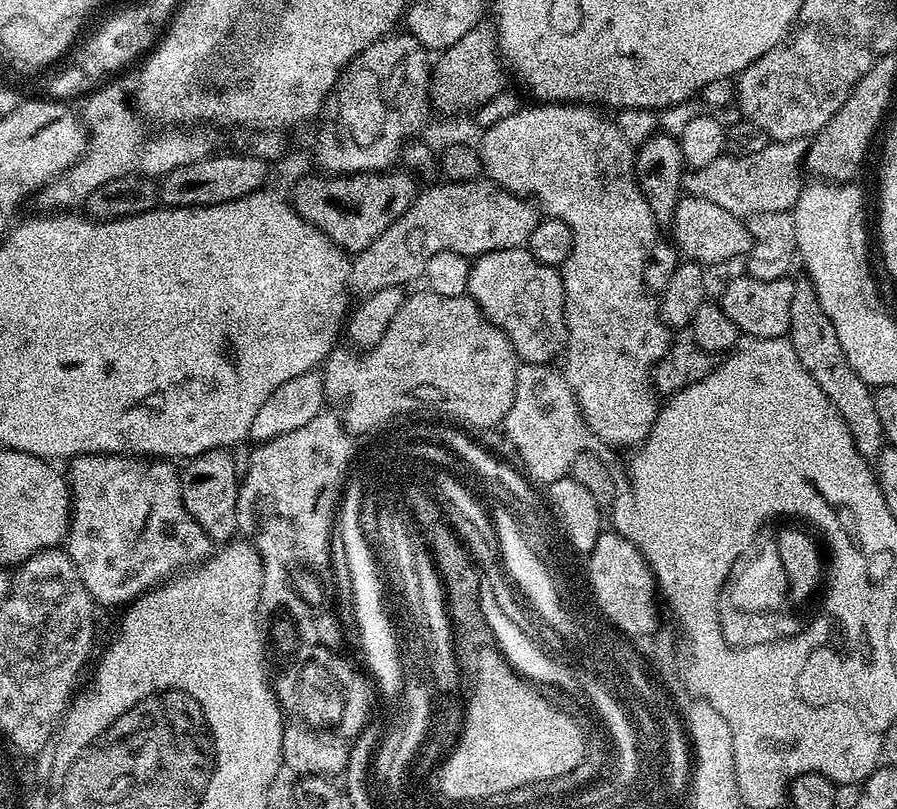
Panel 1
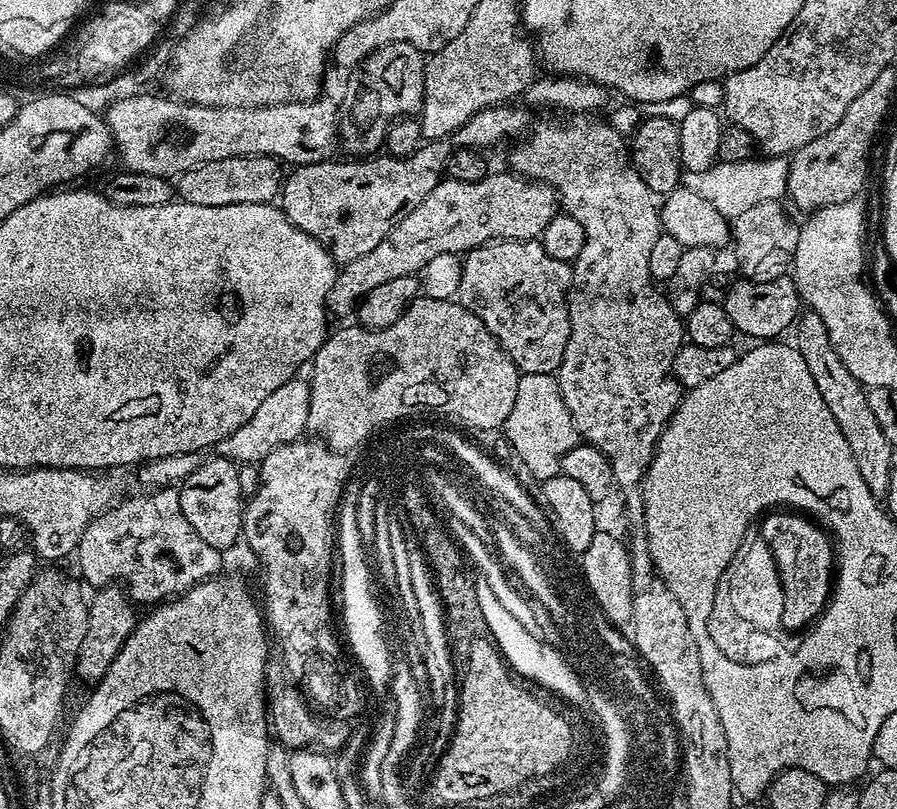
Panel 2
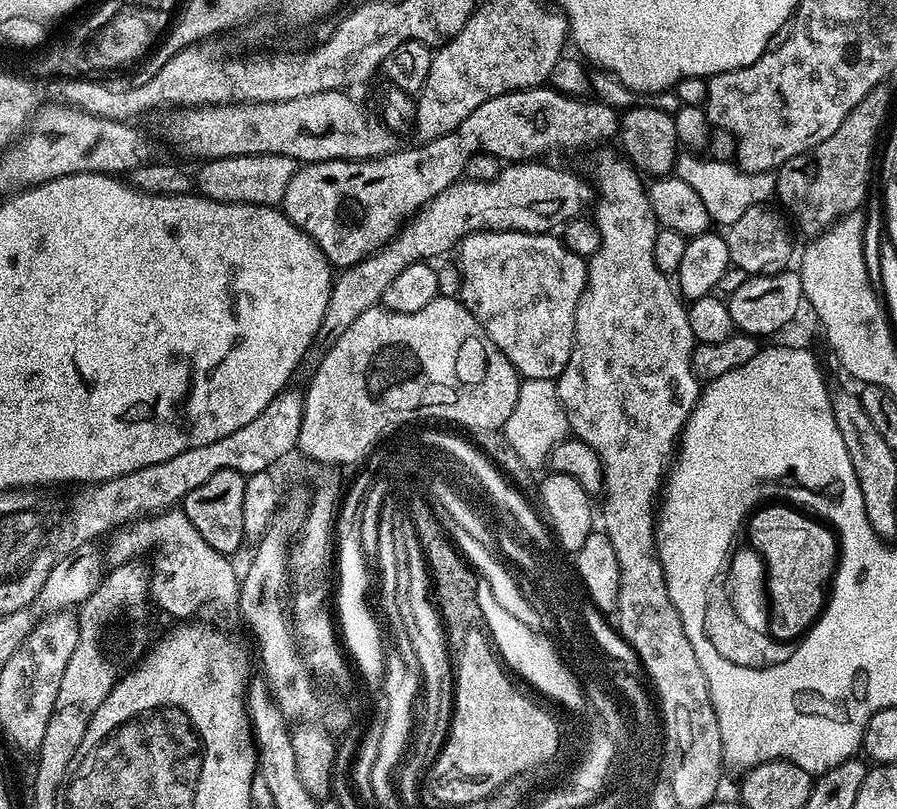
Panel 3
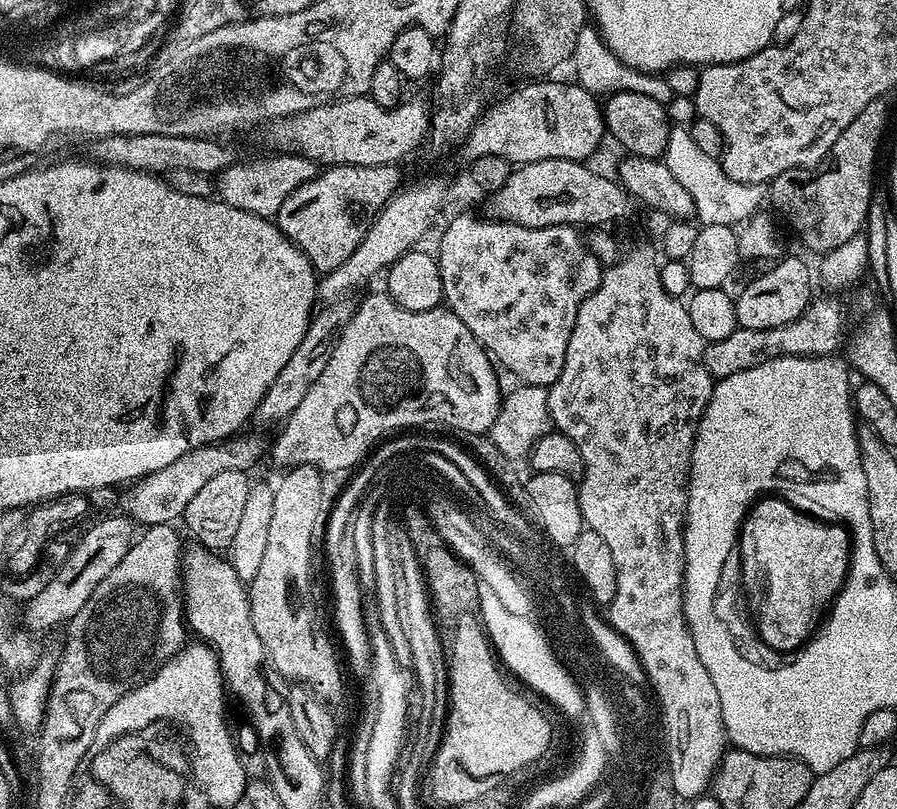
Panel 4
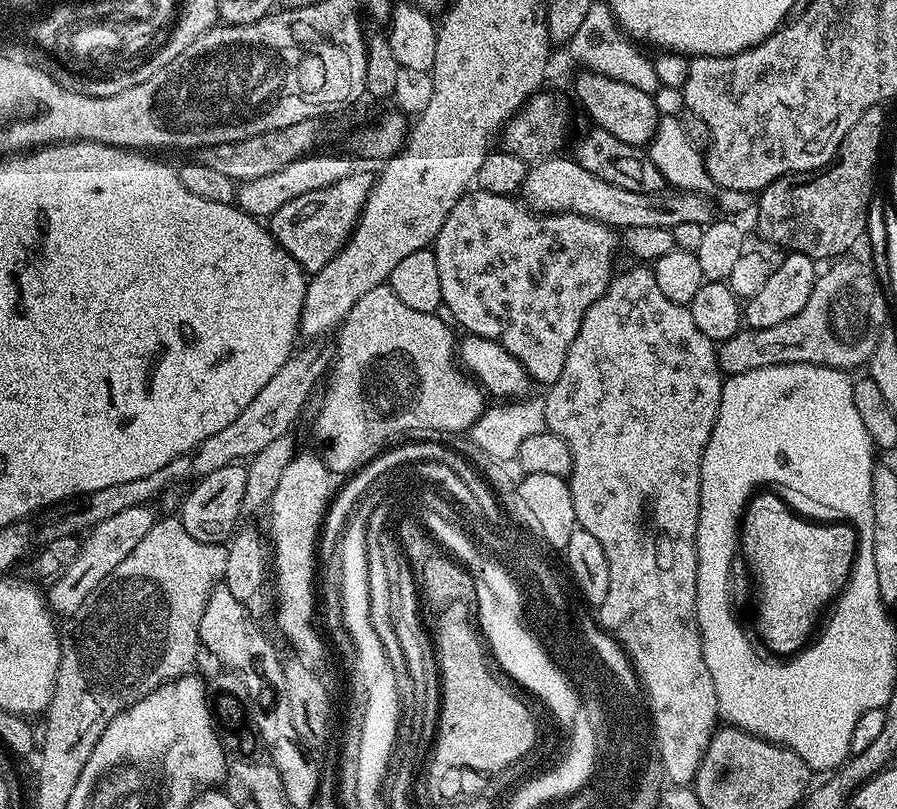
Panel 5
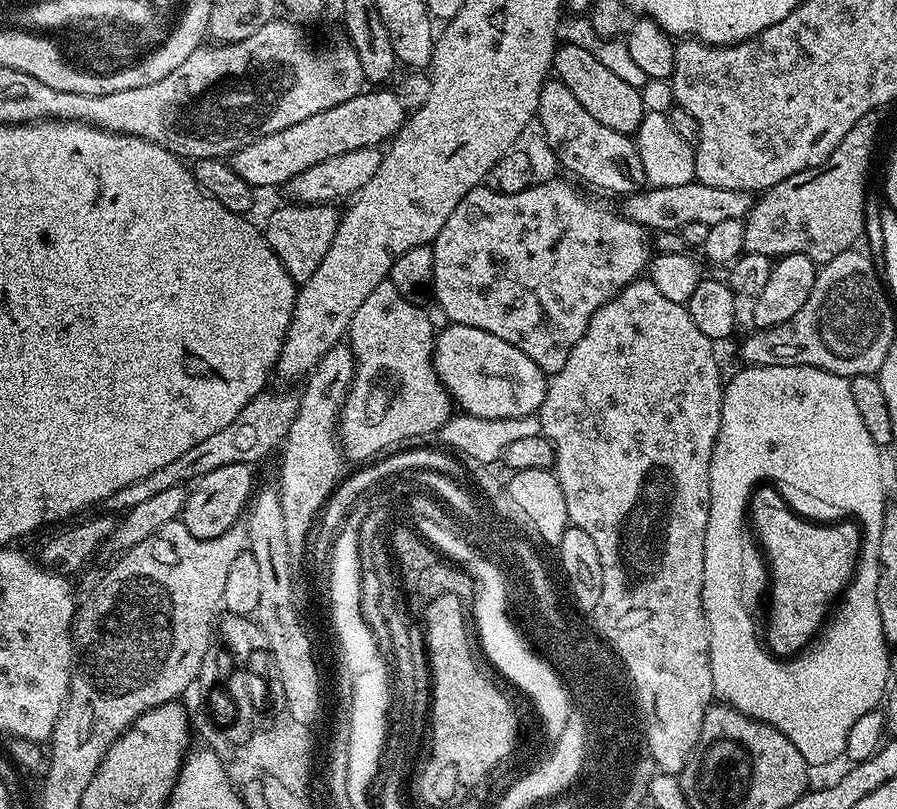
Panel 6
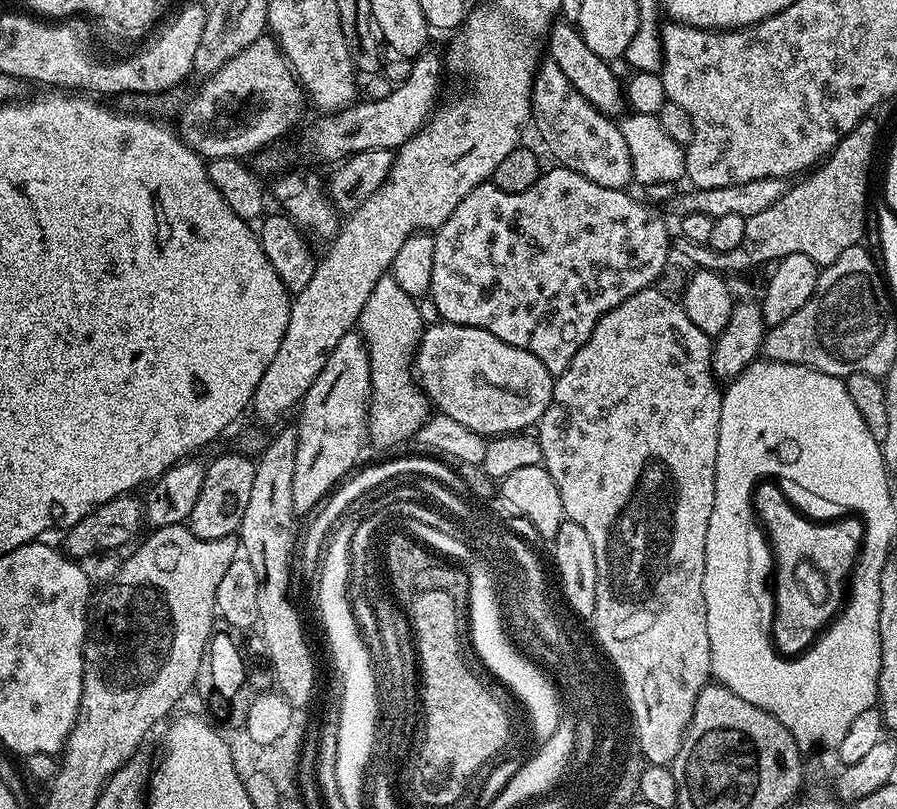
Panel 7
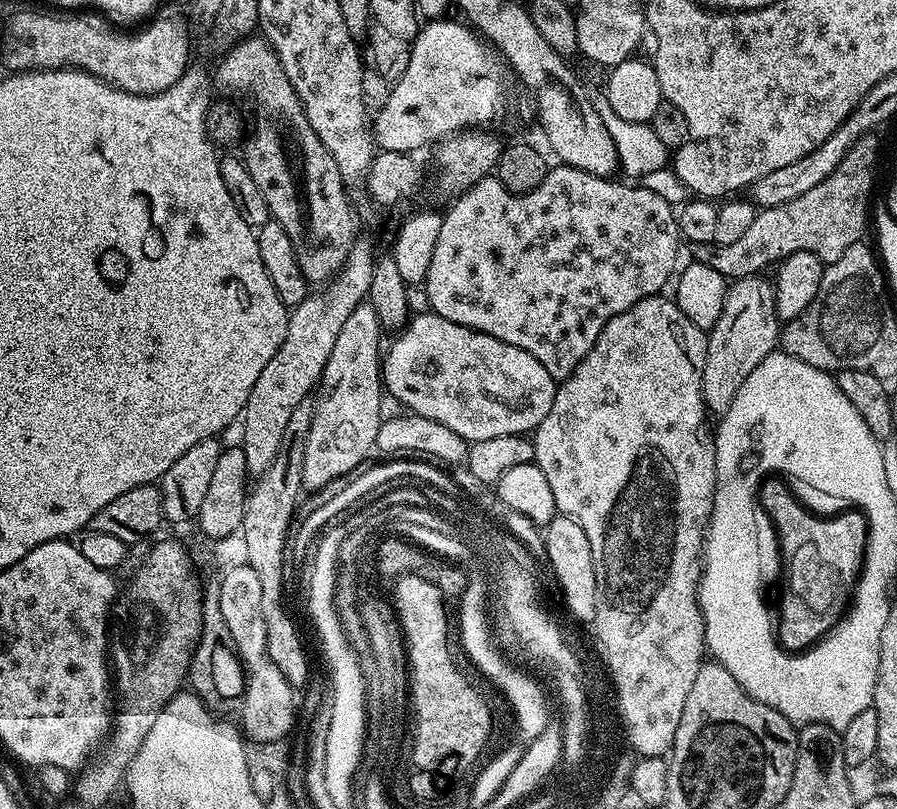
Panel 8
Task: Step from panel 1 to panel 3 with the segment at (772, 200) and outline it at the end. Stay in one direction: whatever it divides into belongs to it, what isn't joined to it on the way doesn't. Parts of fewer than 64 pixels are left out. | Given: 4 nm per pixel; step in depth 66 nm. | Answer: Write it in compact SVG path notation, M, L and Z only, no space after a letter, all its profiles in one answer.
M690 152L677 155L675 175L678 175L688 186L693 186L698 196L702 198L703 205L711 221L723 226L736 222L748 208L763 204L773 197L776 189L776 177L768 172L743 172L729 161L715 161L707 159L703 162L700 157Z

